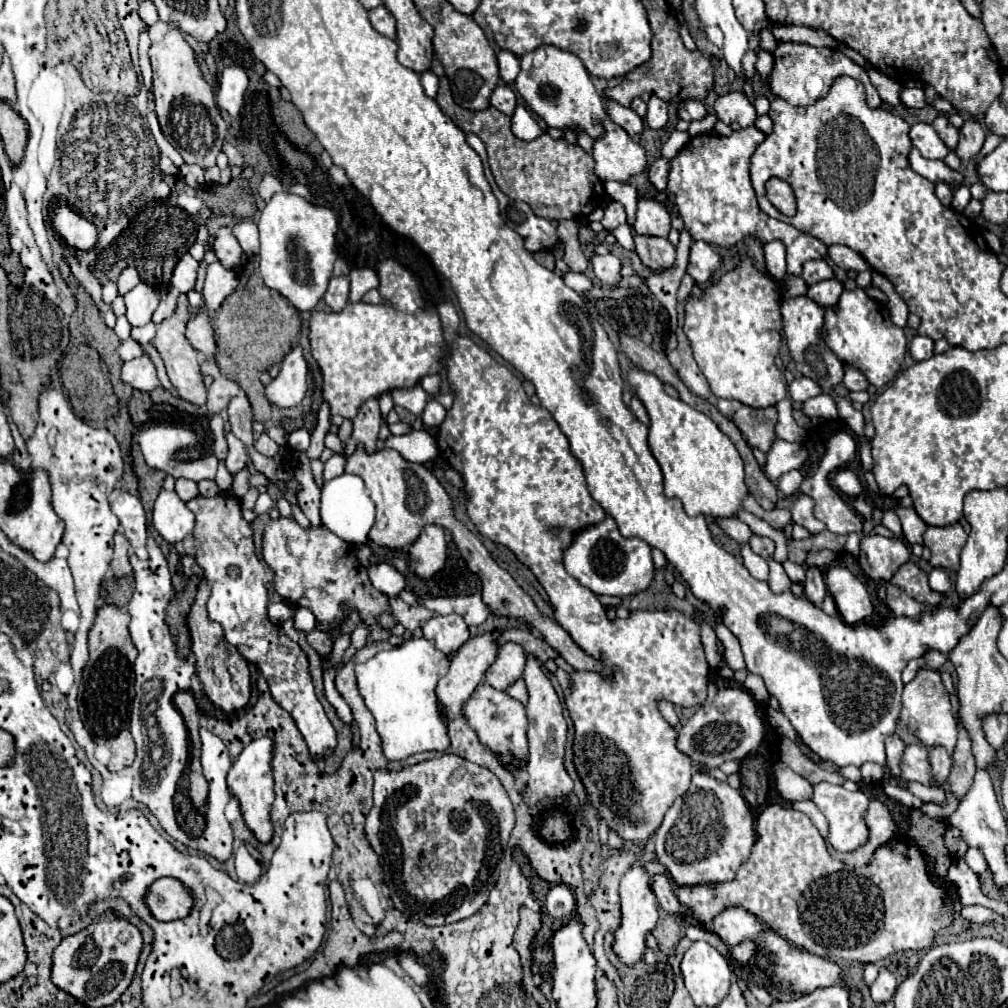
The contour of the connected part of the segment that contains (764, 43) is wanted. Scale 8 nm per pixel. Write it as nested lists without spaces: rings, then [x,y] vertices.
[[[760,32],[758,38],[760,38],[760,48],[762,48],[762,50],[774,52],[774,50],[778,48],[778,42],[776,42],[776,38],[772,36],[772,32]]]

